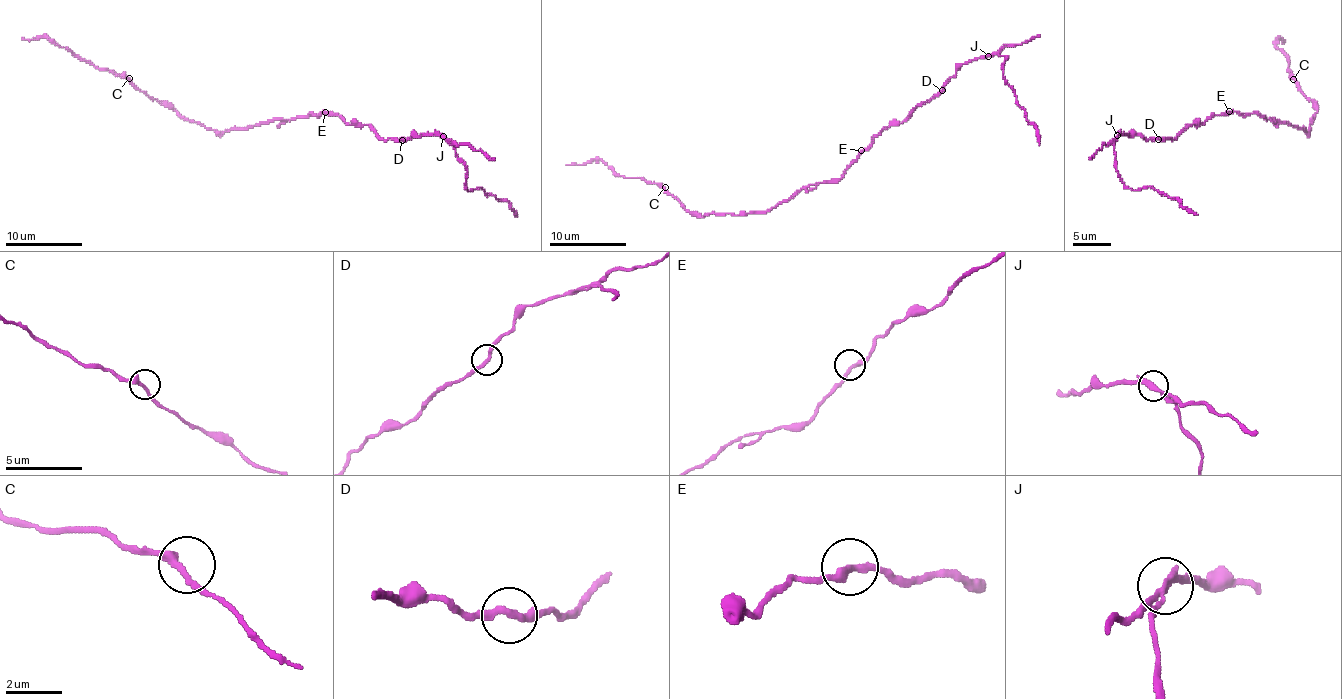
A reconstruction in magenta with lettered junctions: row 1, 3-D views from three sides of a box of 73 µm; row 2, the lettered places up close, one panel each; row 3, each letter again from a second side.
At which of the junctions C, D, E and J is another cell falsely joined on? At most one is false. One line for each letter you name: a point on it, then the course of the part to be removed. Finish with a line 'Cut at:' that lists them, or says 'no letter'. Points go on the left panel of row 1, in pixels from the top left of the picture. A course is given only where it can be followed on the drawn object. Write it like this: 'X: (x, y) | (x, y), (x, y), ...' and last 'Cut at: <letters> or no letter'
J: (443, 136) | (442, 135), (463, 164), (468, 191), (479, 187), (509, 203), (517, 216)
Cut at: J

